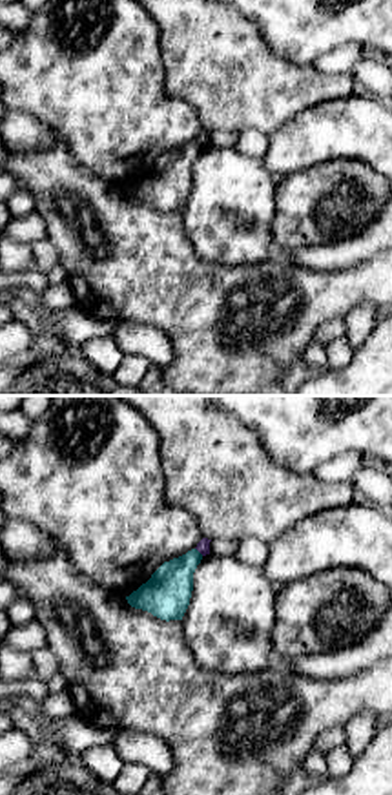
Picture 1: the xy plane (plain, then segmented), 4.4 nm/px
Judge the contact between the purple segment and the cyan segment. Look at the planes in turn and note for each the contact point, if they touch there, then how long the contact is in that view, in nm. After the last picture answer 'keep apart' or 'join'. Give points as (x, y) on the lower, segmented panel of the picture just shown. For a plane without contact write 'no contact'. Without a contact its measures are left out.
contact (199, 551); length 50 nm

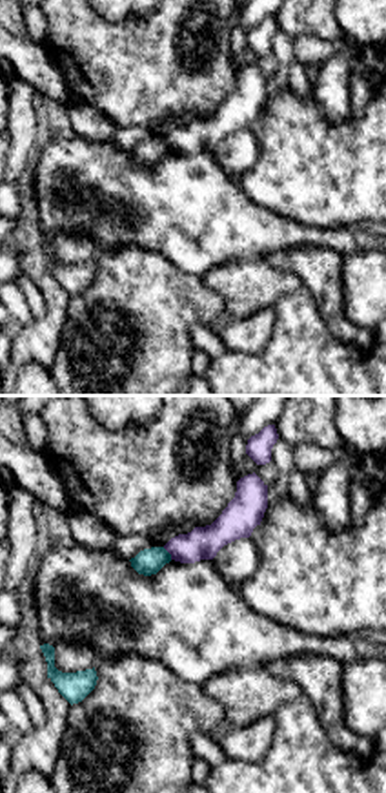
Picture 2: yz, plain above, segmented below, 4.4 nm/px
contact (168, 551); length 70 nm

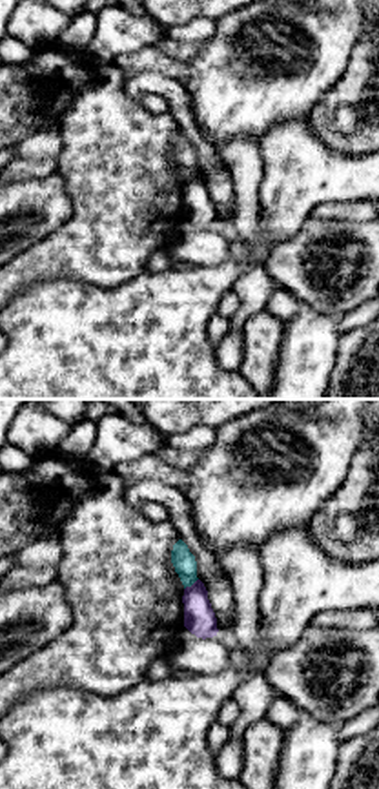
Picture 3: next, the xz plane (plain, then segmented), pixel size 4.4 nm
contact (192, 585); length 80 nm

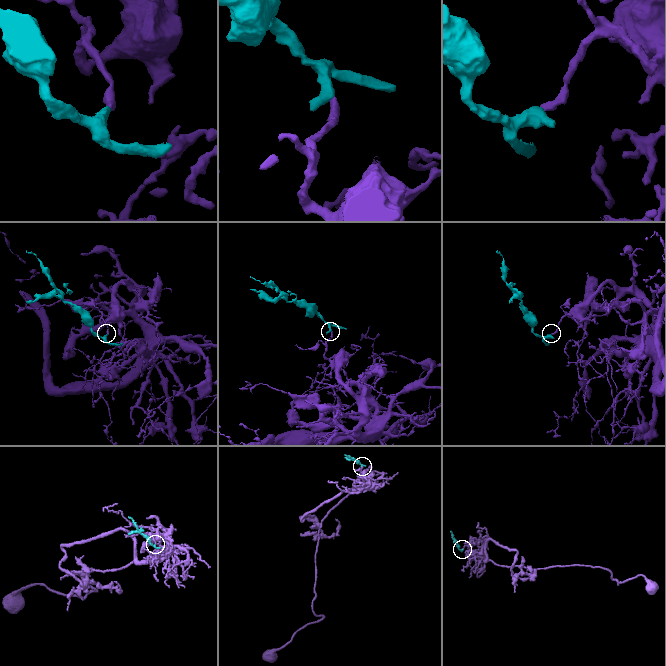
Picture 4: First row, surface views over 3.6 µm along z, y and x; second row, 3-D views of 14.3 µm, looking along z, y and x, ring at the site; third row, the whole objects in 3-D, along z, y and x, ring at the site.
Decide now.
keep apart

